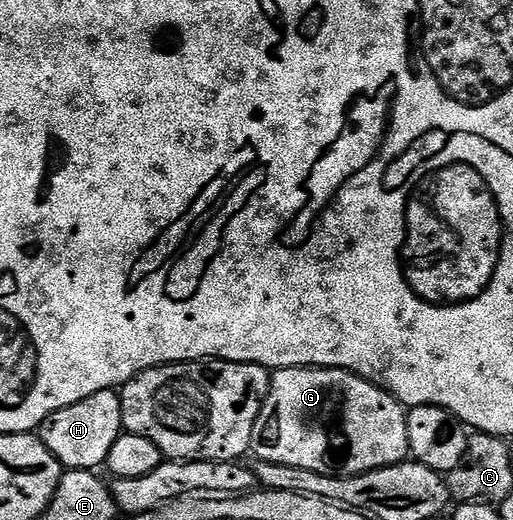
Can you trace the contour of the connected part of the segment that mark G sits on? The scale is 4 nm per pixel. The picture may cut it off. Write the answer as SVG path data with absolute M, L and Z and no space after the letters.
M291 366L285 370L277 370L271 375L268 395L262 404L262 412L258 412L258 420L254 420L254 432L252 433L253 455L262 462L274 464L286 464L290 468L306 468L306 472L314 472L331 478L353 478L359 474L365 474L371 470L377 470L383 466L397 466L399 462L409 457L408 452L408 416L405 407L397 402L393 394L387 394L380 386L360 378L350 370L330 370L314 366Z

